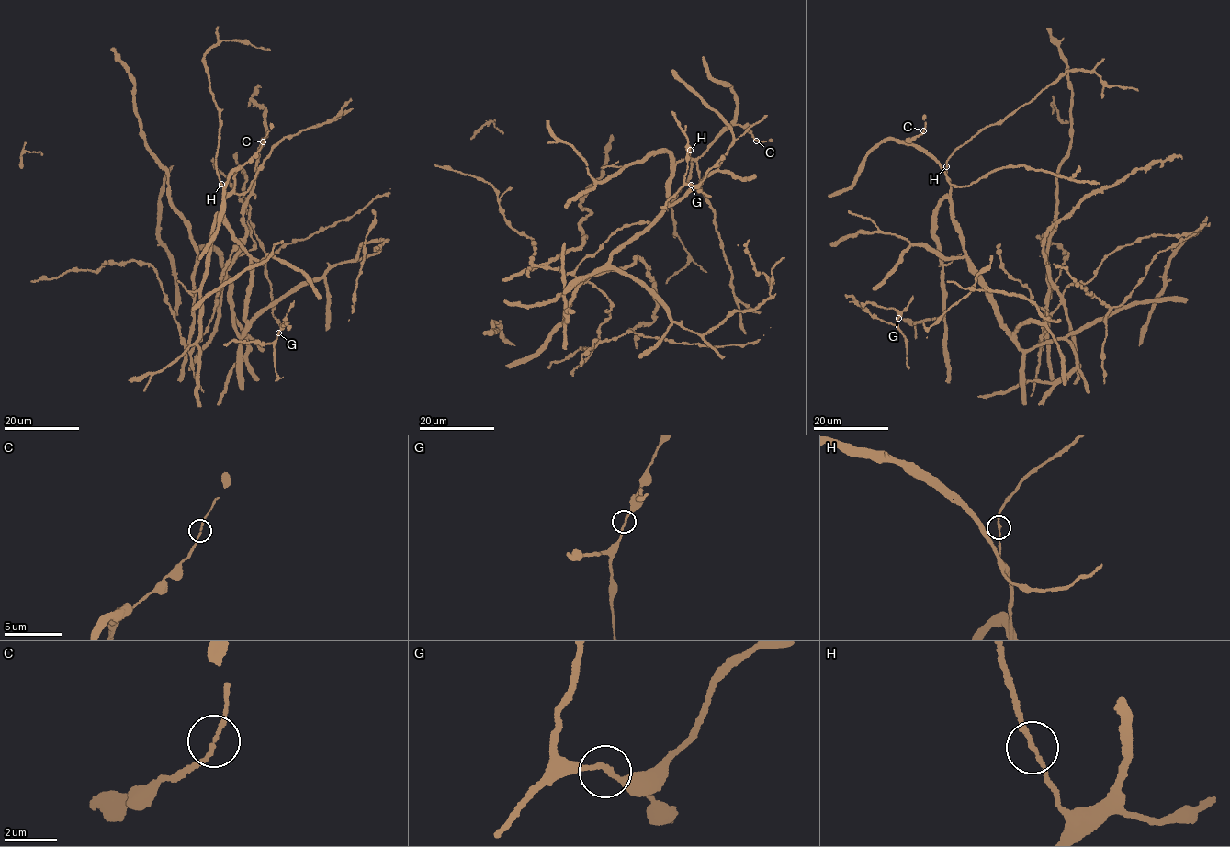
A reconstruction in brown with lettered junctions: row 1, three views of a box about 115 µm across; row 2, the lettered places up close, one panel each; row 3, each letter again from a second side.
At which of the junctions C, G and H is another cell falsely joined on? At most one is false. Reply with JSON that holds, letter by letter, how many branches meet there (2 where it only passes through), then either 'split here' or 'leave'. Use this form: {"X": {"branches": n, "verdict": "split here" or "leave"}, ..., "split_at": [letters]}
{"C": {"branches": 2, "verdict": "leave"}, "G": {"branches": 2, "verdict": "leave"}, "H": {"branches": 2, "verdict": "leave"}, "split_at": []}

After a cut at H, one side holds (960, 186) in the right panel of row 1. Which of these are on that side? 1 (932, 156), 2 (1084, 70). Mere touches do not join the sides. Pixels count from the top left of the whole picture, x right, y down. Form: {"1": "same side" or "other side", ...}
{"1": "same side", "2": "other side"}

